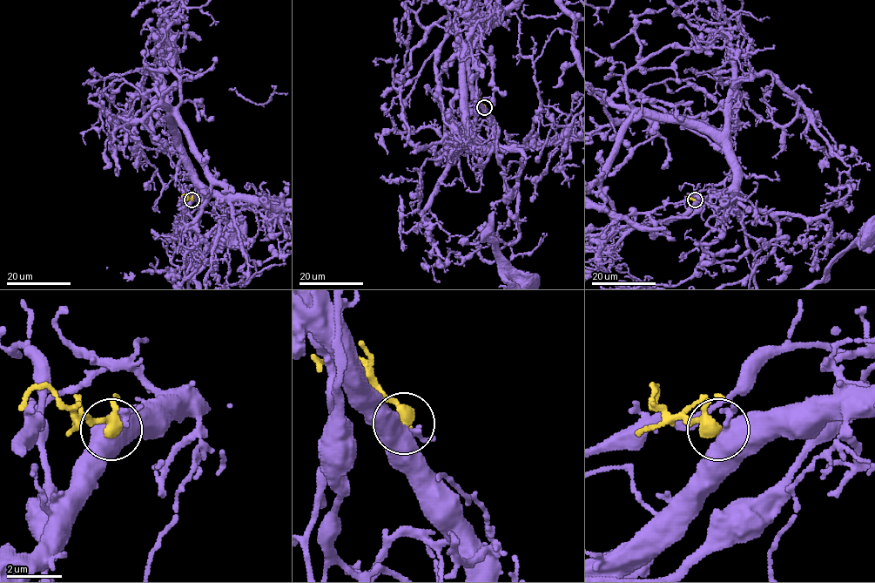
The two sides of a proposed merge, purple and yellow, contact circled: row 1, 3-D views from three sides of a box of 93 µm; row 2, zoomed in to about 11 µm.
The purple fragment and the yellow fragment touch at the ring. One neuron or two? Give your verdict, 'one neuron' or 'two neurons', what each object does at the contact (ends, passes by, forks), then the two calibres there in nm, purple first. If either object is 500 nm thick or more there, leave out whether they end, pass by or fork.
one neuron; purple forks; yellow passes by; calibres 440 and 340 nm

